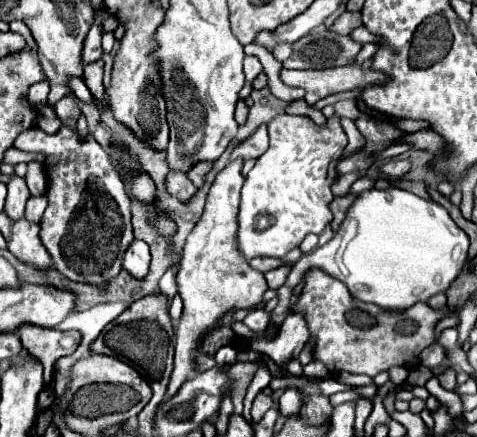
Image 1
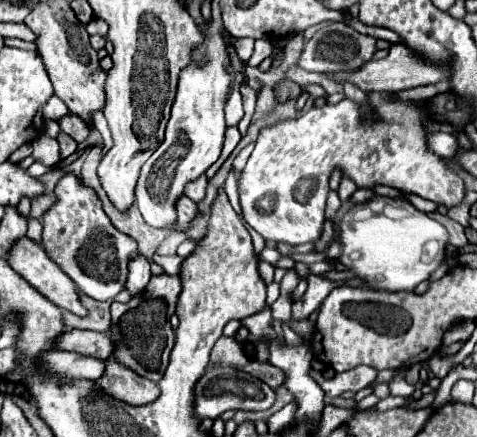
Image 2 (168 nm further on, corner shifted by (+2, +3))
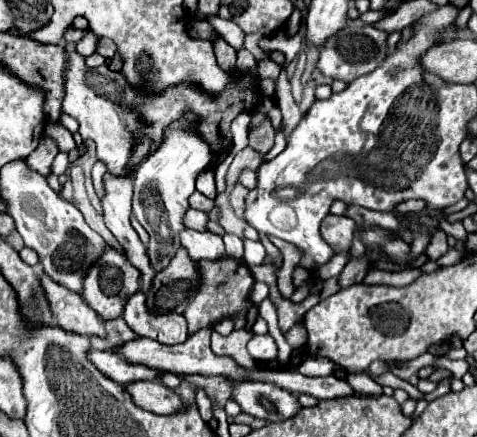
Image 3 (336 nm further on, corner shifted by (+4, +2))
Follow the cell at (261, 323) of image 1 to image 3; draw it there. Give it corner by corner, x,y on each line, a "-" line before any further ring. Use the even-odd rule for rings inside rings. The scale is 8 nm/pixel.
254,335
252,341
248,343
248,353
254,361
274,361
278,349
270,335

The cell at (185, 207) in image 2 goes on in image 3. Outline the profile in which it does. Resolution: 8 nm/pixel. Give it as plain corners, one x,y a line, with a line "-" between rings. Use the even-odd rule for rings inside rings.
190,209
184,217
184,225
188,229
194,229
194,231
208,231
206,223
208,223
208,215
204,211
198,211
198,209

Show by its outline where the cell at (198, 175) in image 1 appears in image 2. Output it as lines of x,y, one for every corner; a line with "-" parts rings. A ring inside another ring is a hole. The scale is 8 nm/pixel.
202,174
202,176
196,178
194,182
190,182
190,184
186,186
186,196
188,196
188,198
194,198
194,202
200,202
200,200
204,198
204,192
206,192
206,182
208,182
206,174

